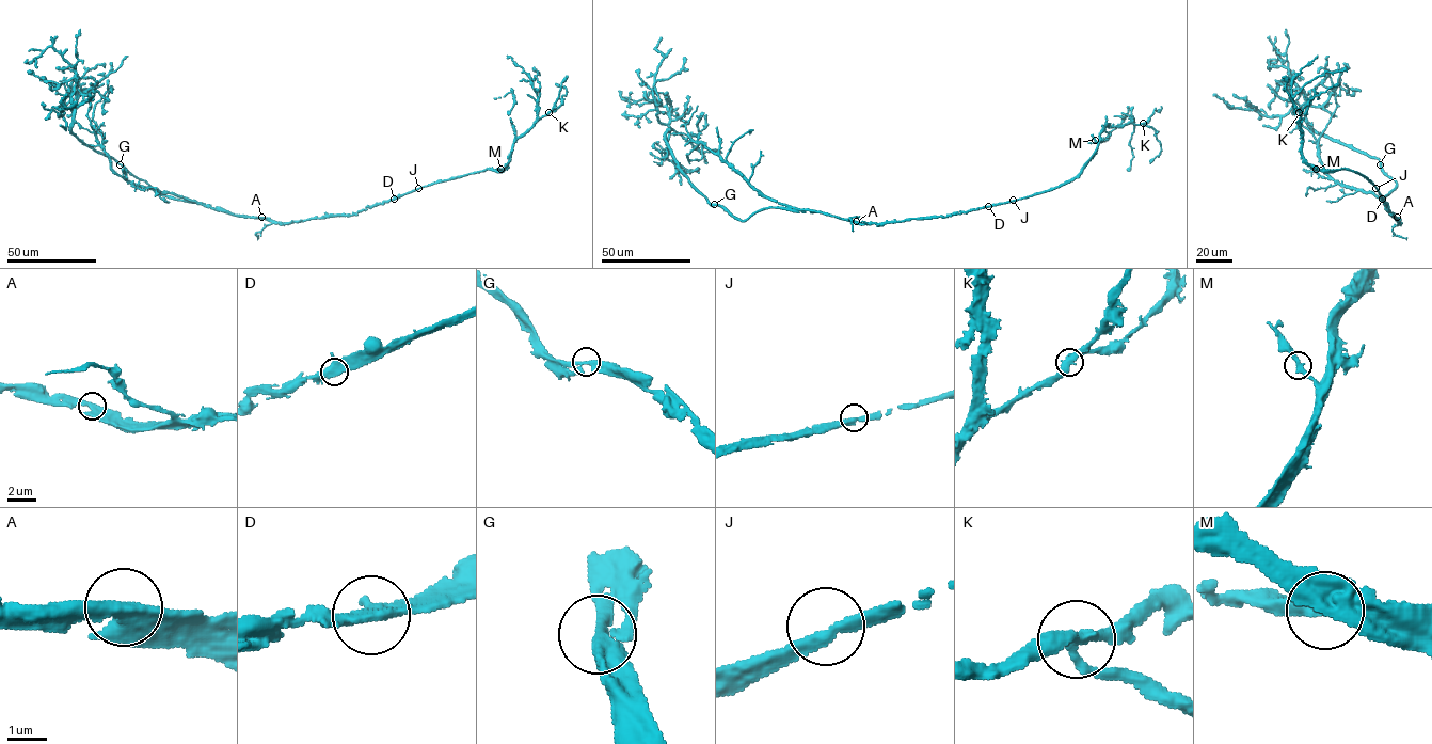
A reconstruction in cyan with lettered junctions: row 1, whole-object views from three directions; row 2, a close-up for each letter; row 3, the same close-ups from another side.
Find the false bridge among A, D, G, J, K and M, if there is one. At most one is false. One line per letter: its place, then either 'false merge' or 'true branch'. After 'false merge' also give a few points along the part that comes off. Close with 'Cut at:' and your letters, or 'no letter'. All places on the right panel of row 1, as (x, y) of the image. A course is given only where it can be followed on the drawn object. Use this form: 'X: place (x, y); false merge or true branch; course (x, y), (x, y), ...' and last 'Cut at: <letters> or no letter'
A: place (1397, 217); true branch
D: place (1382, 199); true branch
G: place (1380, 164); true branch
J: place (1375, 188); true branch
K: place (1299, 112); true branch
M: place (1316, 169); true branch
Cut at: no letter

